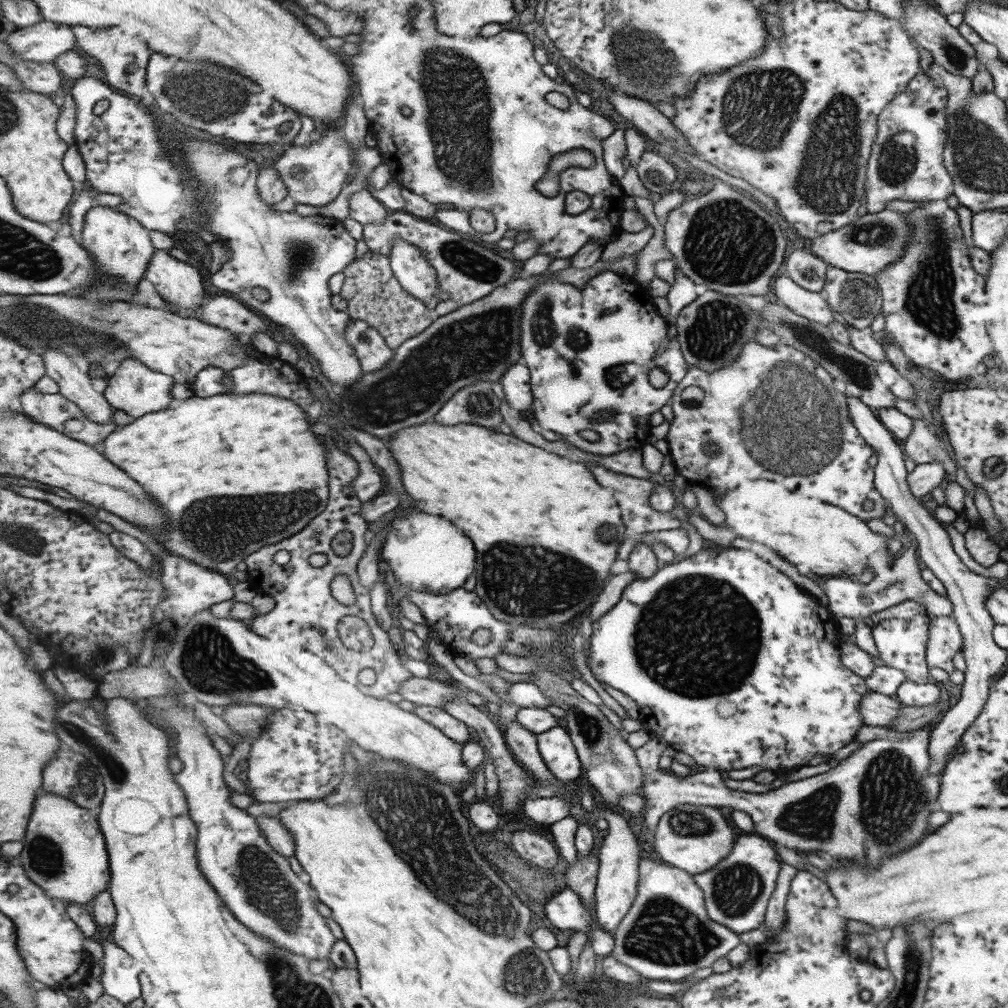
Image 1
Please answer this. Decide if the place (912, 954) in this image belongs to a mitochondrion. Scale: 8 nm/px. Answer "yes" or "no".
yes

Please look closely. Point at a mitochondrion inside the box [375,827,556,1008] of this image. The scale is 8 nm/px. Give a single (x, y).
(522, 975)

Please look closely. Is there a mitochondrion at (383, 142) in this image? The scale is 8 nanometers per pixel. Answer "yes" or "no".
no

